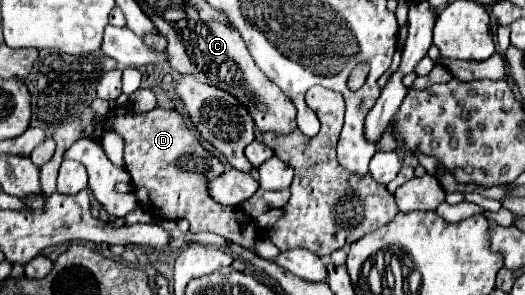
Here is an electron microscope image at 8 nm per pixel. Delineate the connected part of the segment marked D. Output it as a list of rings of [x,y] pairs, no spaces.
[[[131,104],[127,106],[121,106],[121,108],[115,108],[113,112],[109,112],[107,118],[97,118],[90,108],[87,108],[79,120],[75,122],[69,122],[61,128],[55,130],[53,134],[53,140],[57,142],[57,150],[55,150],[55,156],[41,166],[41,190],[45,196],[51,196],[57,188],[55,188],[55,182],[57,182],[57,170],[59,170],[59,164],[63,160],[63,152],[65,148],[69,148],[75,140],[79,138],[91,138],[92,140],[102,140],[103,136],[109,132],[109,130],[115,130],[123,136],[125,140],[125,170],[129,172],[131,176],[131,182],[135,186],[135,196],[137,196],[137,202],[139,202],[139,208],[147,214],[153,216],[153,220],[179,220],[179,218],[185,218],[189,220],[191,224],[191,232],[197,234],[197,232],[213,232],[213,234],[219,234],[227,240],[233,240],[249,250],[255,250],[255,244],[257,240],[261,238],[261,230],[259,226],[255,224],[255,220],[251,216],[247,216],[239,206],[223,206],[219,202],[215,202],[209,192],[207,192],[207,184],[211,180],[215,180],[217,176],[223,174],[223,162],[219,158],[215,158],[213,154],[209,154],[197,140],[197,136],[193,134],[193,130],[189,128],[185,116],[181,116],[179,112],[175,110],[165,110],[165,108],[153,108],[151,112],[145,112],[145,114],[135,114],[131,110]]]

